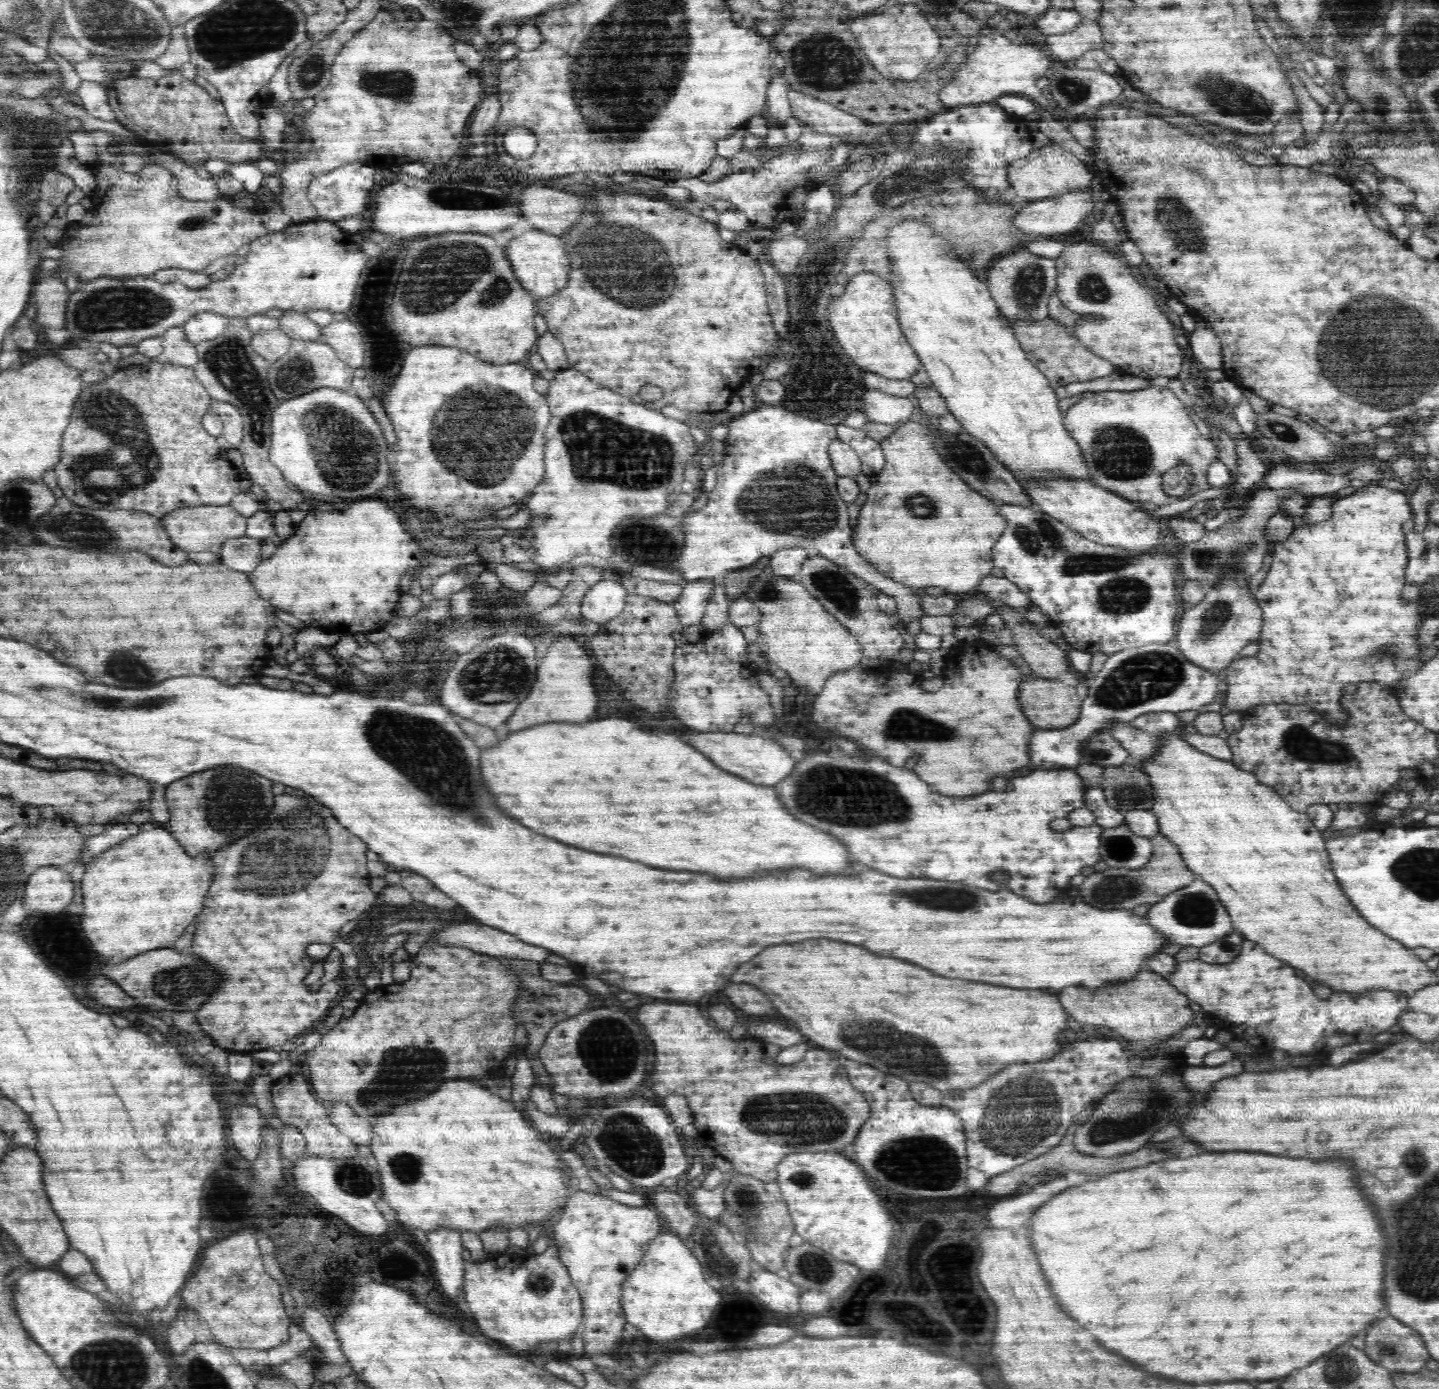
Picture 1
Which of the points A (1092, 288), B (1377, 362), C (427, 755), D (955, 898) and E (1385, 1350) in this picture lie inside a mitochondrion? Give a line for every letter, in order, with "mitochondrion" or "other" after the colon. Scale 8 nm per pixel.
A: mitochondrion
B: mitochondrion
C: mitochondrion
D: mitochondrion
E: mitochondrion

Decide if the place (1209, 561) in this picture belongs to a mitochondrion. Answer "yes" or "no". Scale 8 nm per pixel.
yes

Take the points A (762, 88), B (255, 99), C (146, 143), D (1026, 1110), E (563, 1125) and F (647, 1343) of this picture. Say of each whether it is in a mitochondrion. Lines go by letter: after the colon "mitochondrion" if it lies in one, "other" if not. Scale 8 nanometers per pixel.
A: other
B: other
C: other
D: mitochondrion
E: other
F: other

